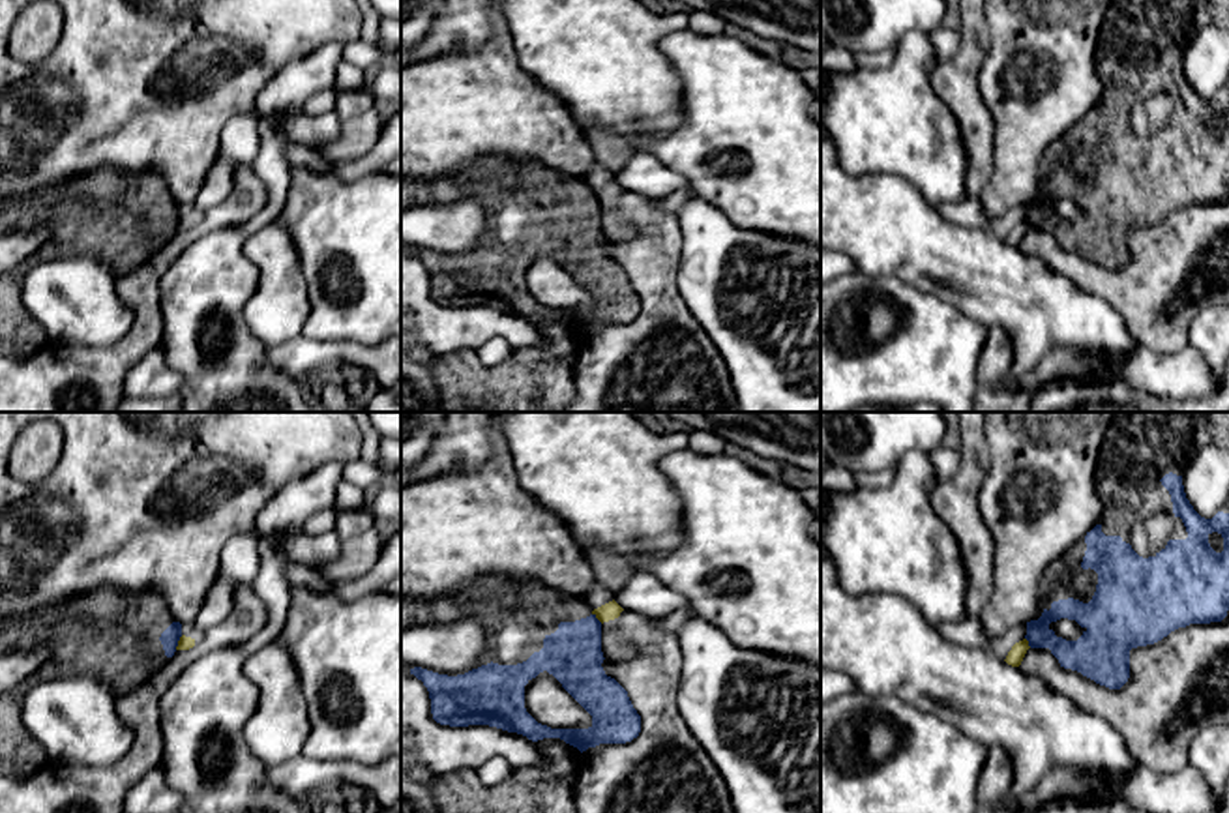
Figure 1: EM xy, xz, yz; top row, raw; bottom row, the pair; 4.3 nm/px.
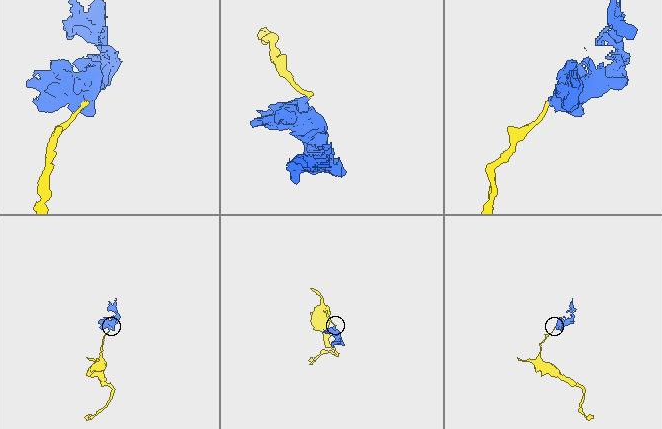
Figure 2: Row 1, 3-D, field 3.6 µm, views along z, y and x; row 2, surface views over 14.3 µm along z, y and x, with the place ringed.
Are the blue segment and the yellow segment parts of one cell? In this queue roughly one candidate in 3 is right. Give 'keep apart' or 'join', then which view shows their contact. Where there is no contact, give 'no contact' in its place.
keep apart; meets blue in xz

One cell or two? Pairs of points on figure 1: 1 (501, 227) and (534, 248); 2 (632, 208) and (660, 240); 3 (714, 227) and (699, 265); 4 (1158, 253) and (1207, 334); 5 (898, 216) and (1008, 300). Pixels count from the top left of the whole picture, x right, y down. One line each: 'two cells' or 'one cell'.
1: one cell
2: one cell
3: one cell
4: two cells
5: one cell

